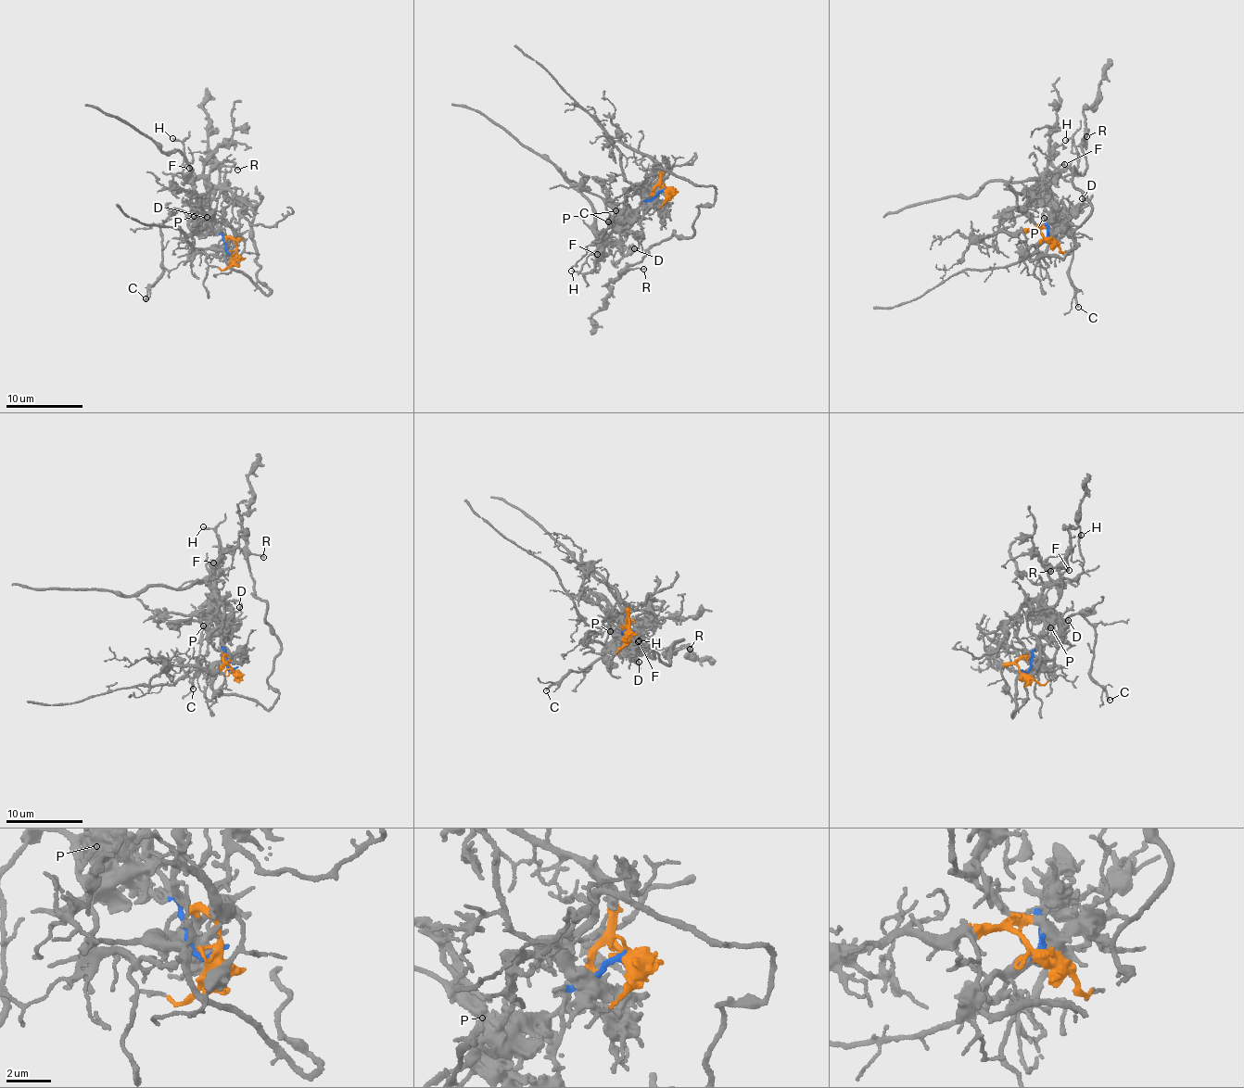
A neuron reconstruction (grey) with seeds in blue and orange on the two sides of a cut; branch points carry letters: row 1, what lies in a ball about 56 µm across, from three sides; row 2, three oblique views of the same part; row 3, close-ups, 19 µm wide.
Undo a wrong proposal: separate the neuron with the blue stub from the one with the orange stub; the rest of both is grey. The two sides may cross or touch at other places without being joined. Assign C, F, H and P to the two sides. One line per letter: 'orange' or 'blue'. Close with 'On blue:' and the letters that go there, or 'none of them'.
C: blue
F: blue
H: blue
P: blue
On blue: C, F, H, P

